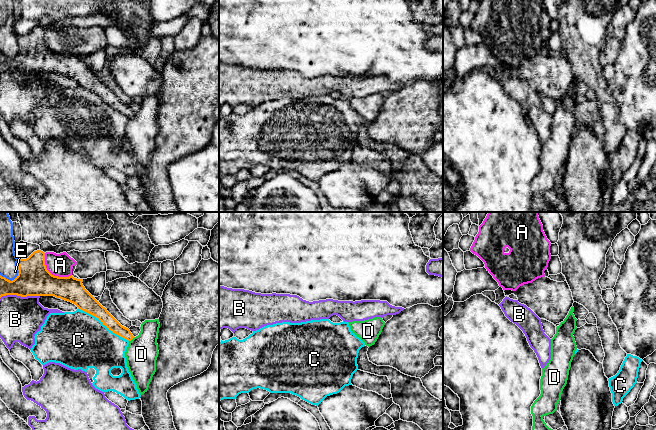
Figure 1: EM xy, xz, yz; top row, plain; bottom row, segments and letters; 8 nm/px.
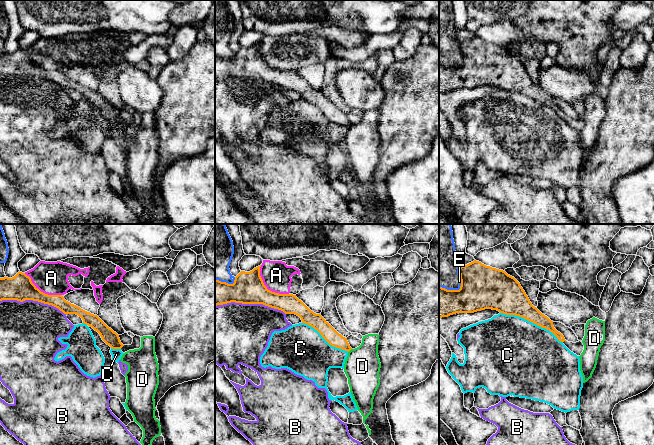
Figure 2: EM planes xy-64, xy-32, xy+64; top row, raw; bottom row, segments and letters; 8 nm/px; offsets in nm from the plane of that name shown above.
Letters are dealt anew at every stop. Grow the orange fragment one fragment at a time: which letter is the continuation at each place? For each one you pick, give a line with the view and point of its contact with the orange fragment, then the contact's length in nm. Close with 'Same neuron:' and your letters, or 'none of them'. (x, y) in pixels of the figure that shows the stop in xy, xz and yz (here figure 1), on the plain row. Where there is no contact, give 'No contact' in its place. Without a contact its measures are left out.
Same neuron: none of them

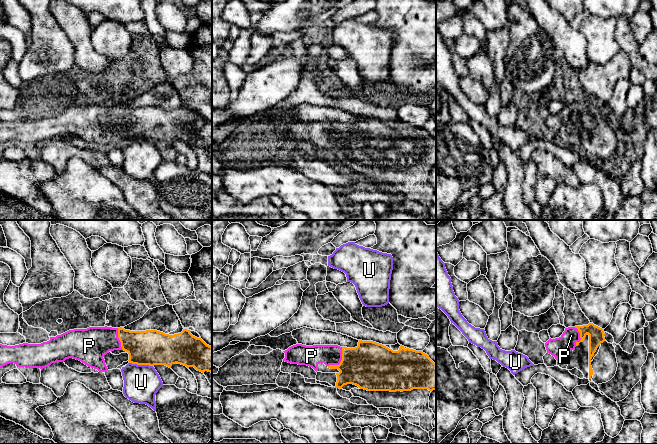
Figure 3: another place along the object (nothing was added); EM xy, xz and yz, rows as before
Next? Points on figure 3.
P: Touches orange at xz (341, 137). Shared border 200 nm
Same neuron: P

